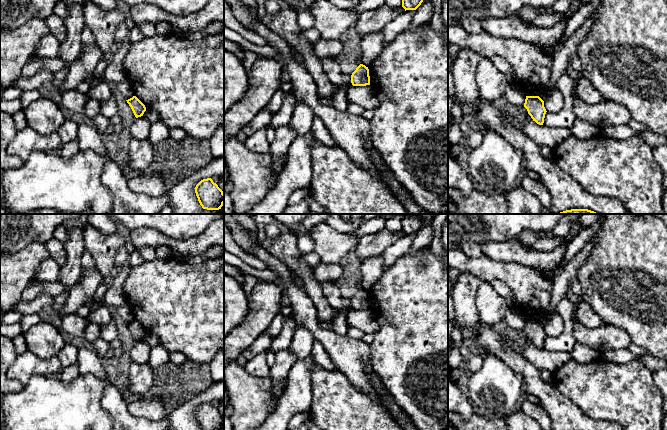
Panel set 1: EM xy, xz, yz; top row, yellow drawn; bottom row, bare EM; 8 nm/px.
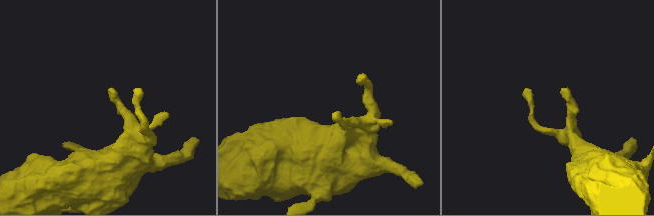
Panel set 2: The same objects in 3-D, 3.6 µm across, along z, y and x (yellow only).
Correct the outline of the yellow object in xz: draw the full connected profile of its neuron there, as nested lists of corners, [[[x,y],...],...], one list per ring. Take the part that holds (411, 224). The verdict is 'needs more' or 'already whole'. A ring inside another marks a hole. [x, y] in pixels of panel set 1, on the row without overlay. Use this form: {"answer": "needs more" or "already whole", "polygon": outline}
{"answer": "already whole", "polygon": [[[410,214],[403,217],[402,220],[402,231],[406,234],[416,234],[421,227],[423,222],[418,214]]]}

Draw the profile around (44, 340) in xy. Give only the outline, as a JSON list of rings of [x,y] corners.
[[[39,322],[23,332],[27,350],[42,359],[57,356],[66,345],[63,334],[53,325]]]

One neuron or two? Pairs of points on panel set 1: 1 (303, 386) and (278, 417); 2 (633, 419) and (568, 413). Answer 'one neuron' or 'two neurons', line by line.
1: one neuron
2: two neurons

